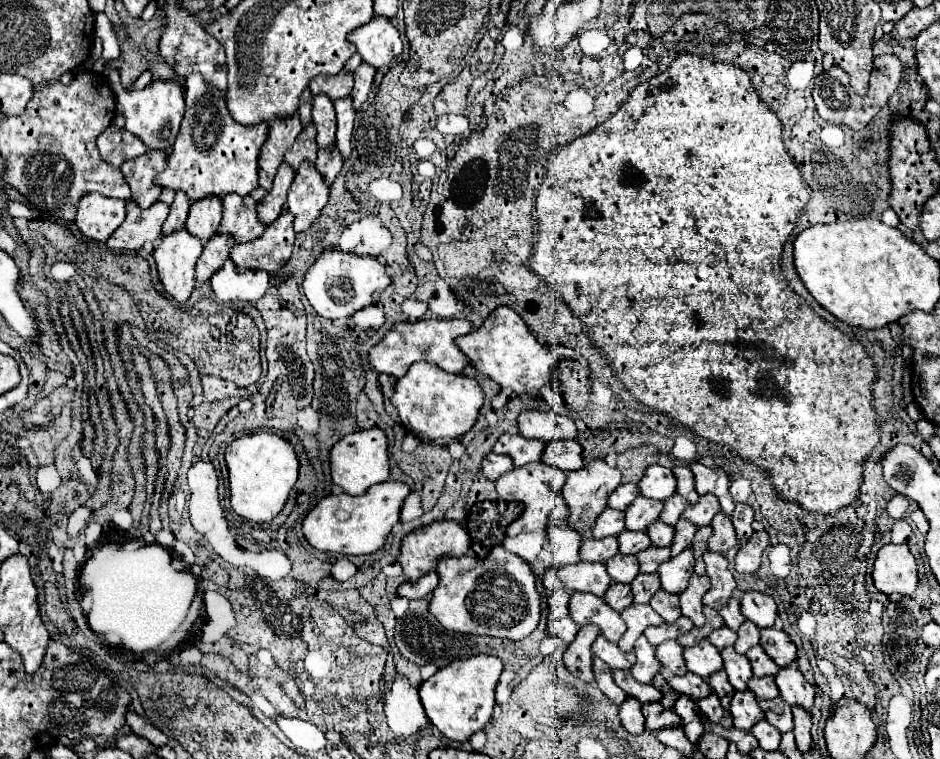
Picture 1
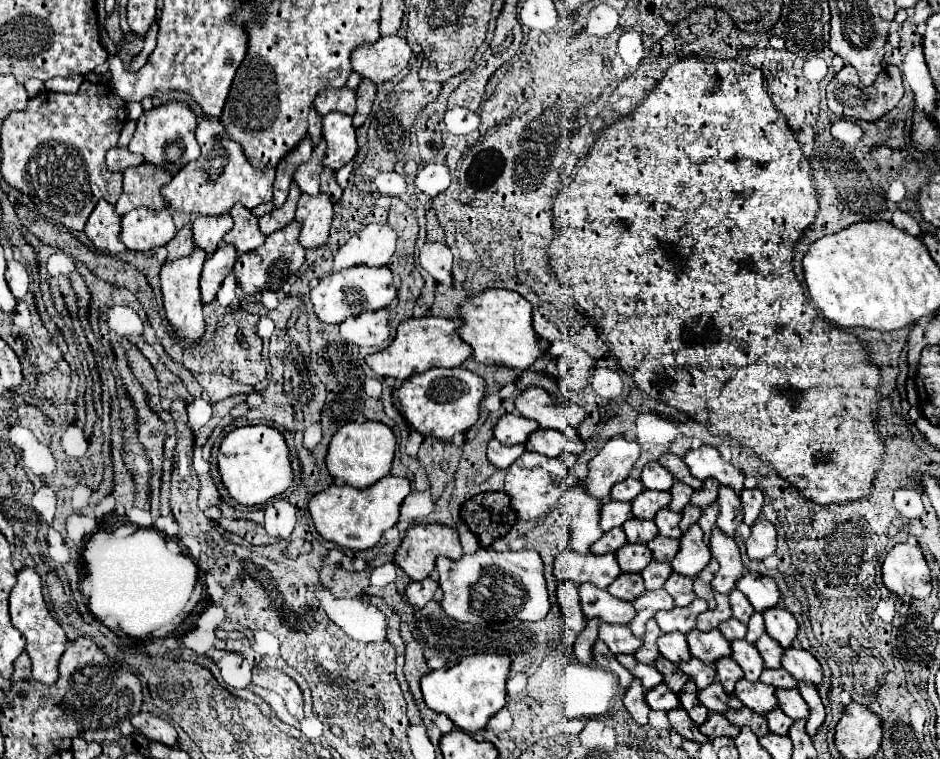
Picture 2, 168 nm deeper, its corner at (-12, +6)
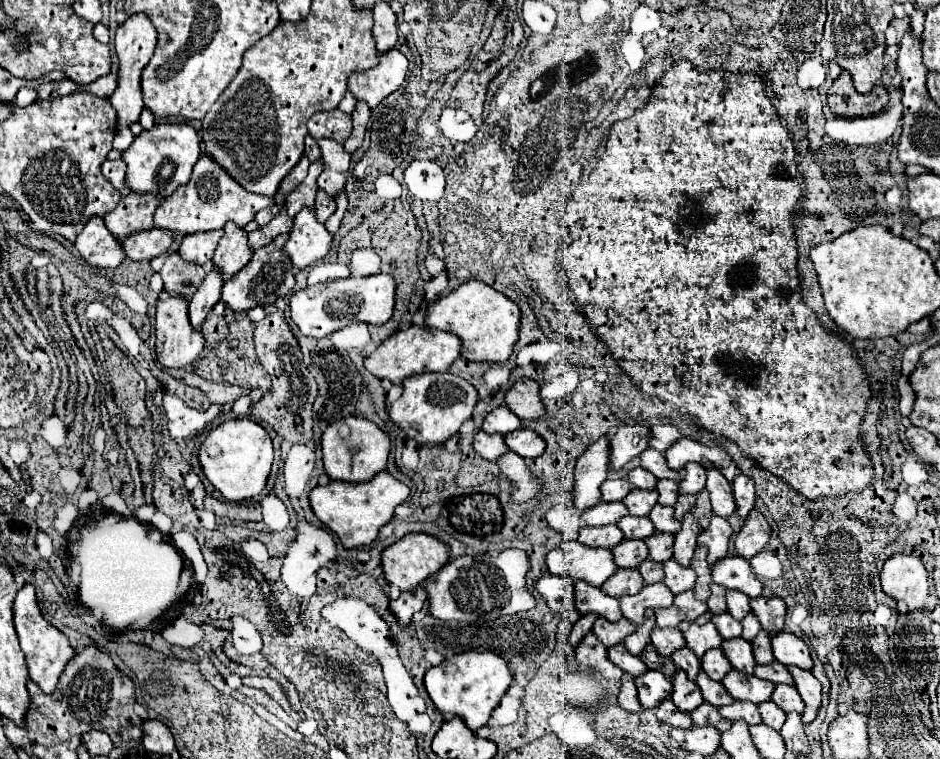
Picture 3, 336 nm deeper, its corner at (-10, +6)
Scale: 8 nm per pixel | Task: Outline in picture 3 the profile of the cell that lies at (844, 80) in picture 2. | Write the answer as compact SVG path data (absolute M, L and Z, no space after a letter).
M845 70L833 82L827 92L827 102L833 114L843 118L865 118L883 112L889 102L889 90L881 84L871 90L871 94L859 94L851 82L851 74Z

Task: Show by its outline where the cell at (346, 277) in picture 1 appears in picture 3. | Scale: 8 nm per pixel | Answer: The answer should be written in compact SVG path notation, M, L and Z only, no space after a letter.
M373 274L361 278L345 278L345 280L329 280L323 284L307 286L297 290L291 300L291 318L299 326L301 334L311 338L323 338L341 330L353 322L367 324L383 324L391 318L395 308L395 278L389 274Z

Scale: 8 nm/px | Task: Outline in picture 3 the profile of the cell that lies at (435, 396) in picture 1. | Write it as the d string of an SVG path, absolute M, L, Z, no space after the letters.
M427 372L403 380L403 394L391 408L391 420L417 444L443 444L449 436L457 434L461 424L471 418L473 406L477 404L477 388L461 376L451 372Z

